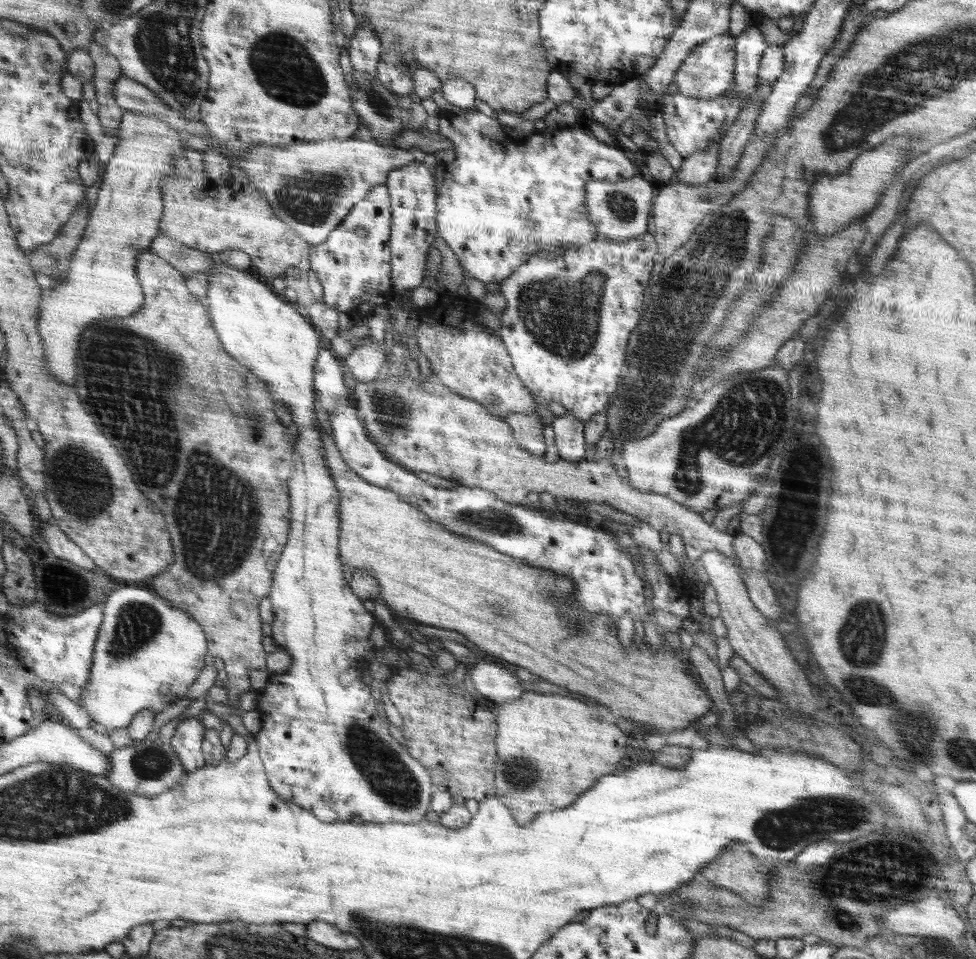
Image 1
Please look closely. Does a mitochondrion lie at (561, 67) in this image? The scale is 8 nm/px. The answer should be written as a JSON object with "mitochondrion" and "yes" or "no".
{"mitochondrion":"no"}

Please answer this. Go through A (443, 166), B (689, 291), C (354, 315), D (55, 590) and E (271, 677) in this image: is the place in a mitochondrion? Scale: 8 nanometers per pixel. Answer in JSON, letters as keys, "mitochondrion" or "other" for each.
{"A":"other","B":"mitochondrion","C":"other","D":"other","E":"other"}

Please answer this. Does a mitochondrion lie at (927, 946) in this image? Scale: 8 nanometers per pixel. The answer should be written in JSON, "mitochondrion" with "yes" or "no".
{"mitochondrion":"yes"}

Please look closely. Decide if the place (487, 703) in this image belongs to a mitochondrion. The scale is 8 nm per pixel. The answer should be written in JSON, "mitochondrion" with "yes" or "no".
{"mitochondrion":"no"}

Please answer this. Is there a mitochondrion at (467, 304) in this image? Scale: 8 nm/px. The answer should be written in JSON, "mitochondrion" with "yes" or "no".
{"mitochondrion":"no"}

